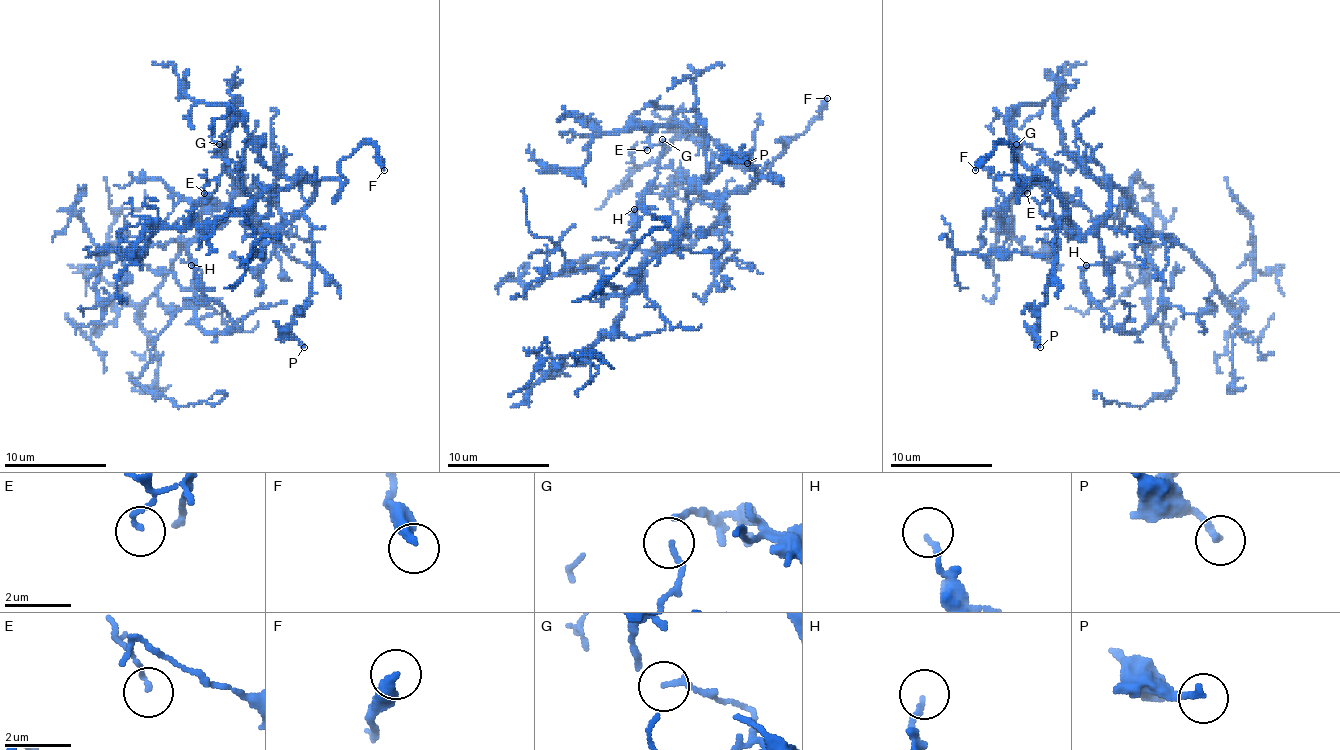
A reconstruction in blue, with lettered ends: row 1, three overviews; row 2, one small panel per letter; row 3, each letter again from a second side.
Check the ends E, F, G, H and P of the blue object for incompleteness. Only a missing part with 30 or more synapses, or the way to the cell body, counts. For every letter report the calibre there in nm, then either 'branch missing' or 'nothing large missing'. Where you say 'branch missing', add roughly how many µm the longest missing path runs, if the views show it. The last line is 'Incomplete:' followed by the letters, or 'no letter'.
E: 130 nm | nothing large missing
F: 320 nm | branch missing | 90 µm
G: 120 nm | nothing large missing
H: 150 nm | nothing large missing
P: 200 nm | nothing large missing
Incomplete: F

